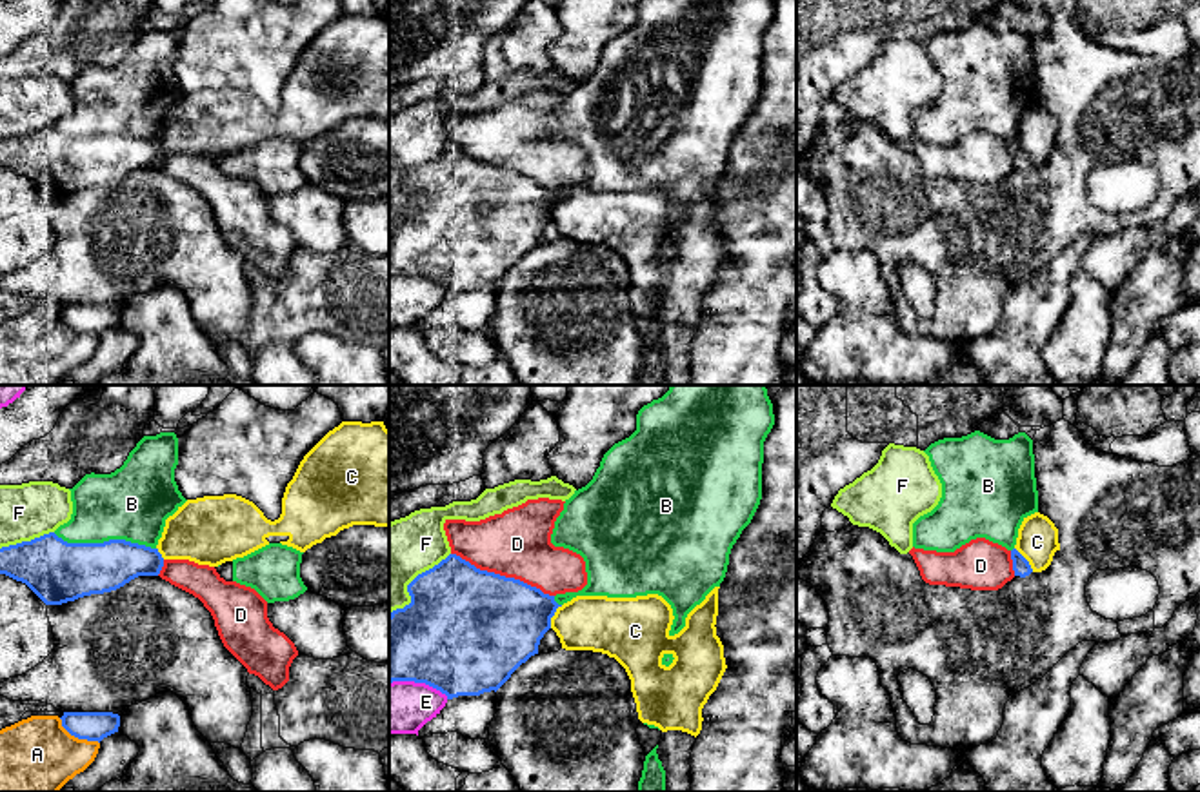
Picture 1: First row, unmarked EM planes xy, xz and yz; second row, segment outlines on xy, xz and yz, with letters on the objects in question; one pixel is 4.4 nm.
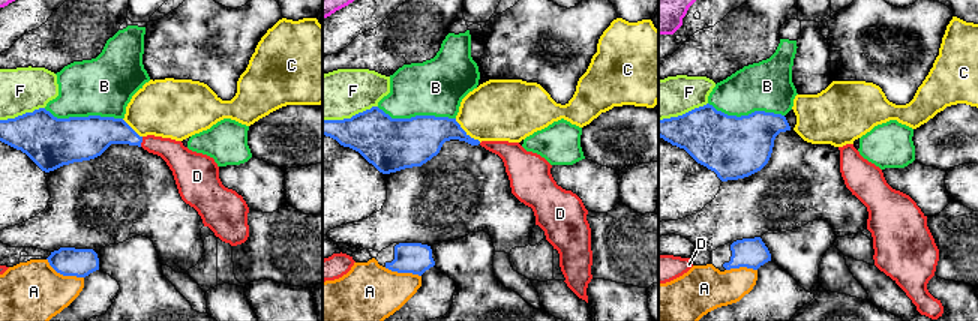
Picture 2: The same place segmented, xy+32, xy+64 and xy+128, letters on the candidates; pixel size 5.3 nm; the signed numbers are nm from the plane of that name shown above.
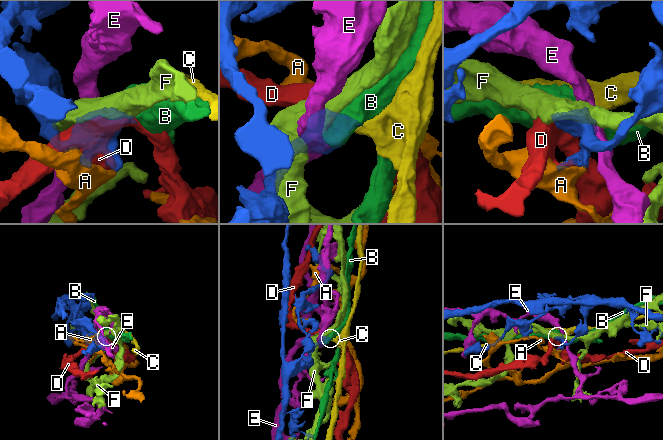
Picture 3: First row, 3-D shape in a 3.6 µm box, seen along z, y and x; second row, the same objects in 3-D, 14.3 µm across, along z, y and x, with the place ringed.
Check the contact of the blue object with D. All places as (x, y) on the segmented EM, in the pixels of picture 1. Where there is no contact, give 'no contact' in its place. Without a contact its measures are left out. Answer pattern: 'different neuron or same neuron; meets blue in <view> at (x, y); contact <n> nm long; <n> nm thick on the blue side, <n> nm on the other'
different neuron; meets blue in xz at (502, 576); contact 500 nm long; 500 nm thick on the blue side, 300 nm on the other

